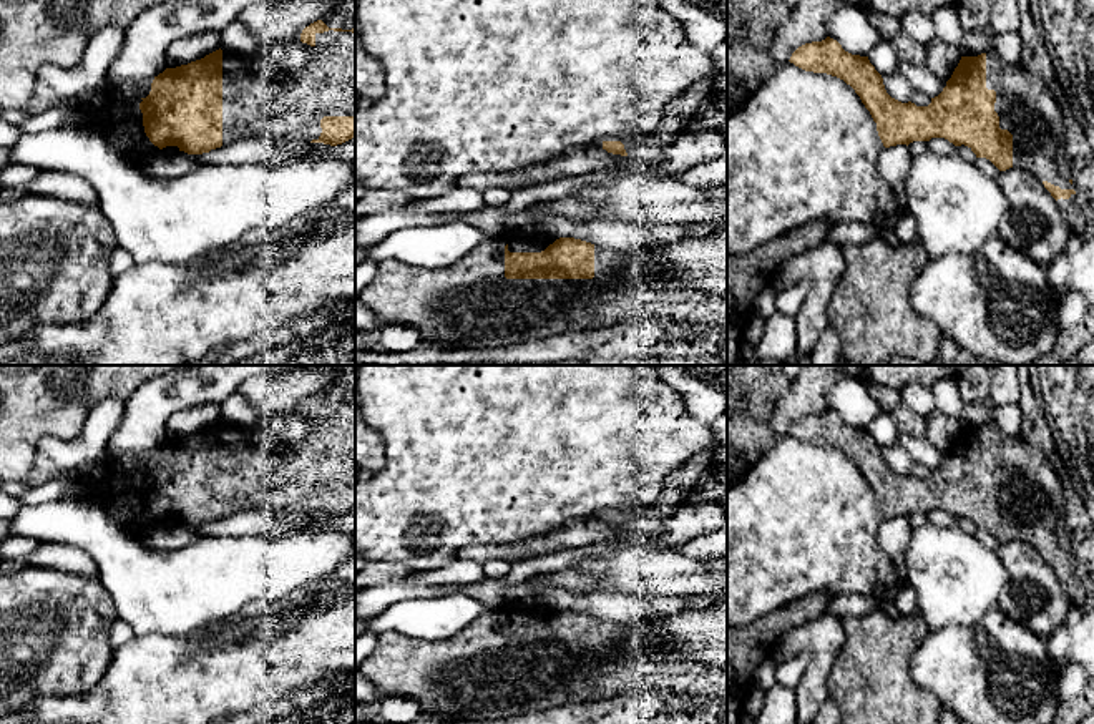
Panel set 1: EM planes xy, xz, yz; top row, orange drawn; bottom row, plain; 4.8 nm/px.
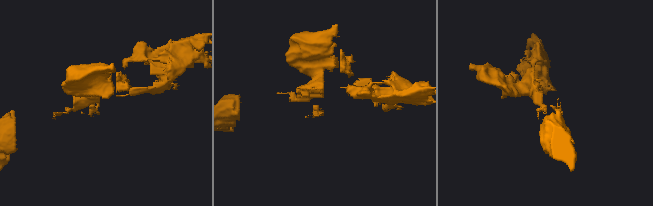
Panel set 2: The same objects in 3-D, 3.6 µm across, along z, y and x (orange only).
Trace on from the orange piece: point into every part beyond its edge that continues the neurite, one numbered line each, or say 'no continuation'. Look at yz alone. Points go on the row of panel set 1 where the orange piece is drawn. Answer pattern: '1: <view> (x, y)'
1: yz (1026, 108)

